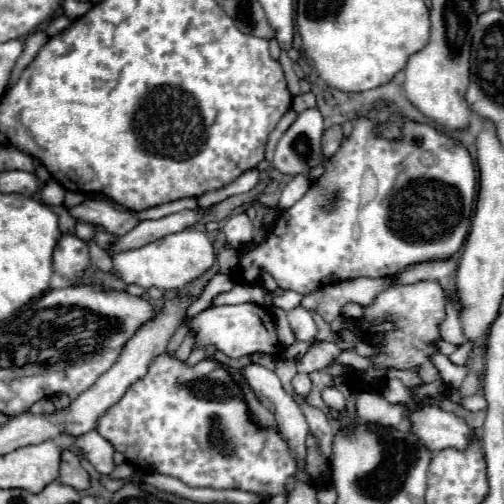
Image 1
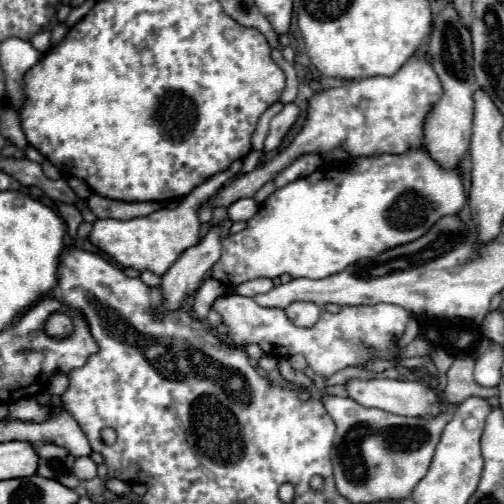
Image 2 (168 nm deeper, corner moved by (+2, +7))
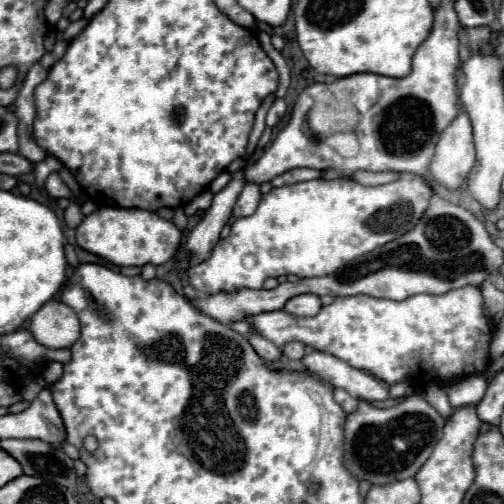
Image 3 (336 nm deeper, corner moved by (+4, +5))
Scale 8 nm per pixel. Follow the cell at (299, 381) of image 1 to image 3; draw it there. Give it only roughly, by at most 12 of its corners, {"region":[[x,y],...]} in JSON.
{"region":[[300,342],[282,348],[290,360],[302,360],[306,350]]}

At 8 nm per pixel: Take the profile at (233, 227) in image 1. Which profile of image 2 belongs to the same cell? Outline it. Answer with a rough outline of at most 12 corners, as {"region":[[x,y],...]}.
{"region":[[242,198],[228,208],[232,222],[246,222],[258,204],[254,198]]}

